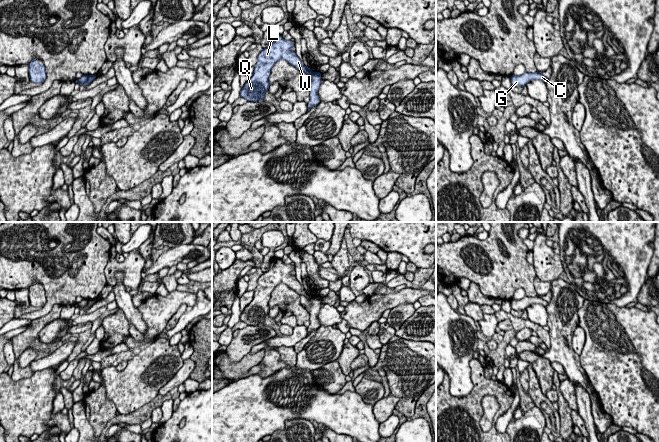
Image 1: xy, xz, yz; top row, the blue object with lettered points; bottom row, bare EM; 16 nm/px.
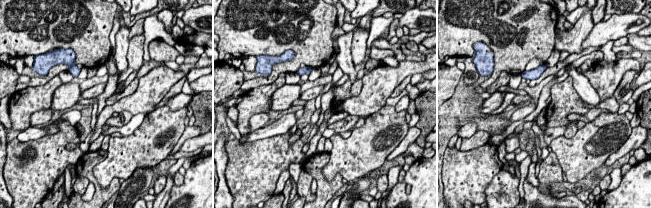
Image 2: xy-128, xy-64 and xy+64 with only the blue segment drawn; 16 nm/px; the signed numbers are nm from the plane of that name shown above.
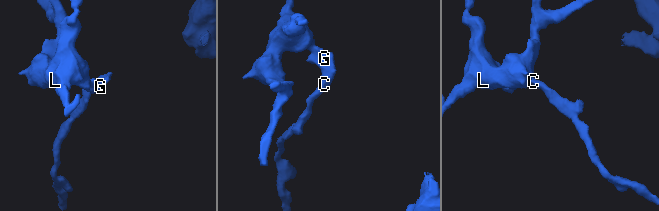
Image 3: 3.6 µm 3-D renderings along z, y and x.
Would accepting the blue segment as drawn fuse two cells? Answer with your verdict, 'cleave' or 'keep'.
cleave

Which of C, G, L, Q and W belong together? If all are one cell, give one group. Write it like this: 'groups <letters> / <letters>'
groups C G / L Q W

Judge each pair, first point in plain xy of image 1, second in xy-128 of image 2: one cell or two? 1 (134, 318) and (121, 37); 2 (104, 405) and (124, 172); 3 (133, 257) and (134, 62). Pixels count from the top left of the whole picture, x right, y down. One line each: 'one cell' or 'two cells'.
1: one cell
2: two cells
3: one cell

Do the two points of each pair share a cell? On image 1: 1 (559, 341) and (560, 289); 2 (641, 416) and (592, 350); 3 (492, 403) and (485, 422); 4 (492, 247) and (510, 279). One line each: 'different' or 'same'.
1: same
2: same
3: same
4: same

